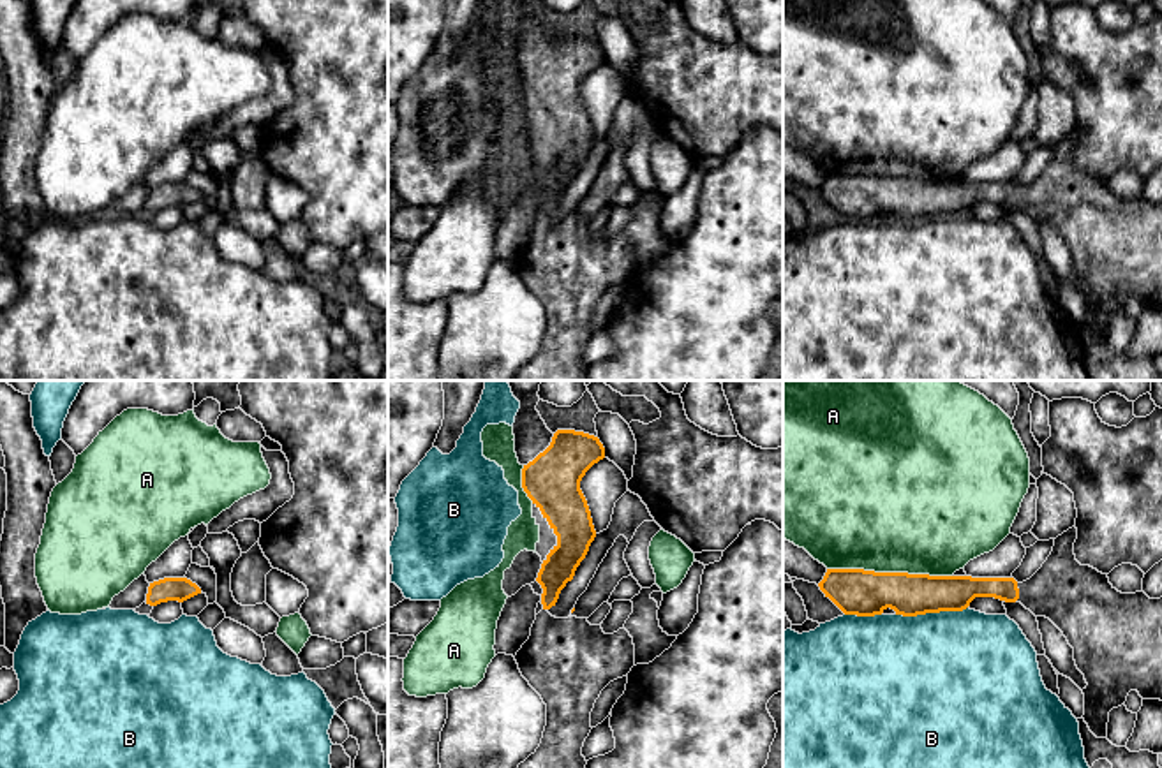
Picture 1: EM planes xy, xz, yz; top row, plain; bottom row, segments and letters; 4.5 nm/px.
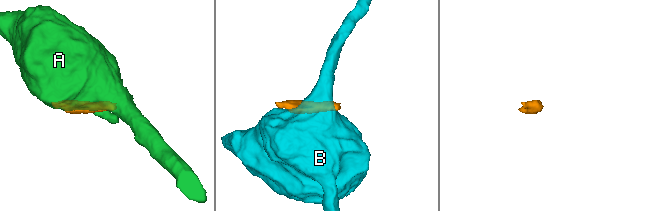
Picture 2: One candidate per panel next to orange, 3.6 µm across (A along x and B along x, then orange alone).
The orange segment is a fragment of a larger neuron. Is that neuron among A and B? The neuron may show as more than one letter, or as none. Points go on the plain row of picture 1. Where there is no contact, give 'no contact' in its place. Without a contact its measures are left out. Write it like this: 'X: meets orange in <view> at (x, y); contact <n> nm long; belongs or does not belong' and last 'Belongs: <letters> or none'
A: meets orange in yz at (889, 178); contact 550 nm long; does not belong
B: meets orange in yz at (931, 217); contact 340 nm long; does not belong
Belongs: none

